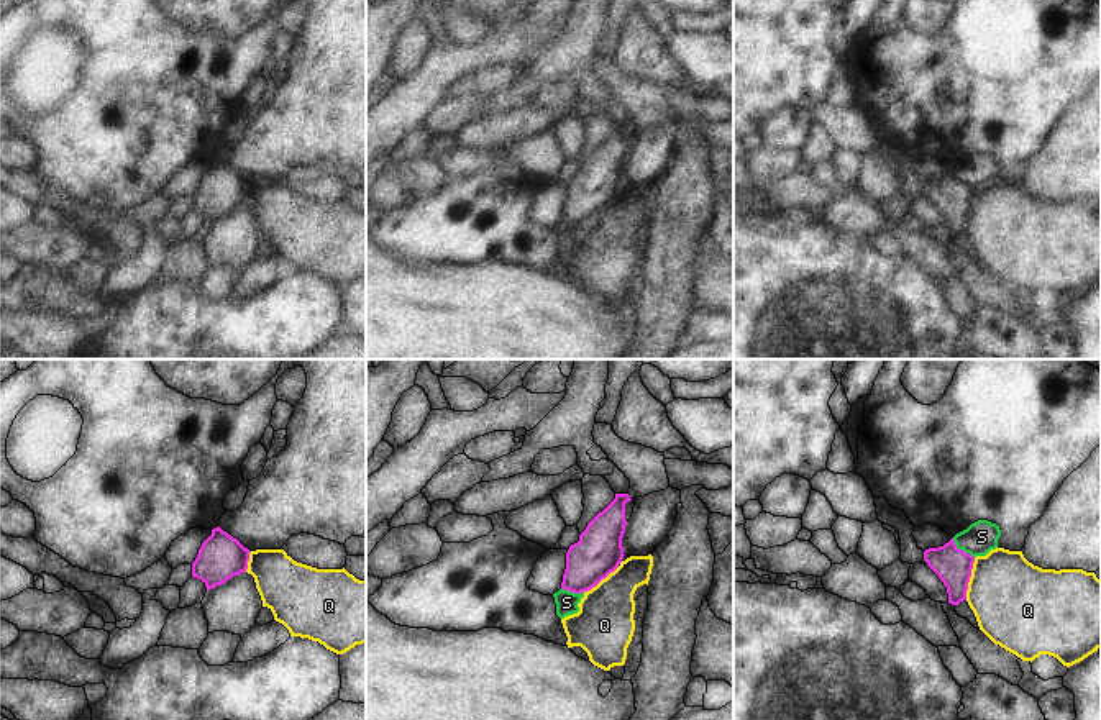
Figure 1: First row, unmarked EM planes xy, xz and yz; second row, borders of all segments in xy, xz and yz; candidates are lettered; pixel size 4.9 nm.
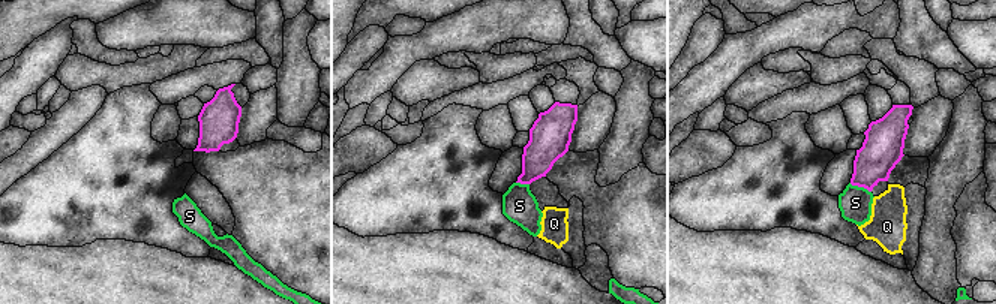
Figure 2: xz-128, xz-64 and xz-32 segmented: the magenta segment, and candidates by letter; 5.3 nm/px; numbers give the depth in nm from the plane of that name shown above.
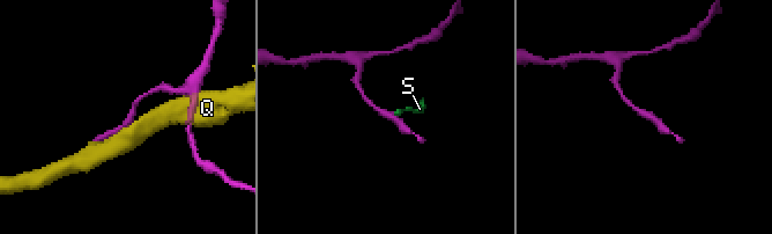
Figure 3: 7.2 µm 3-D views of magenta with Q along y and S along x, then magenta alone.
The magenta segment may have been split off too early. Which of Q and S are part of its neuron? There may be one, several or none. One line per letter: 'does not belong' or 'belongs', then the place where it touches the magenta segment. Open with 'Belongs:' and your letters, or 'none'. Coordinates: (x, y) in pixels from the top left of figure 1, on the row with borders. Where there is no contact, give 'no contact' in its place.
Belongs: none
Q: does not belong; meets magenta in yz at (968, 579)
S: does not belong; meets magenta in yz at (962, 550)

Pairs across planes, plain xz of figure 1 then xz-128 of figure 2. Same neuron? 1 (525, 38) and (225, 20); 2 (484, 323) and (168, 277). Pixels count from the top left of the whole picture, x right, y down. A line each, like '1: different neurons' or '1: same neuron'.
1: same neuron
2: same neuron

